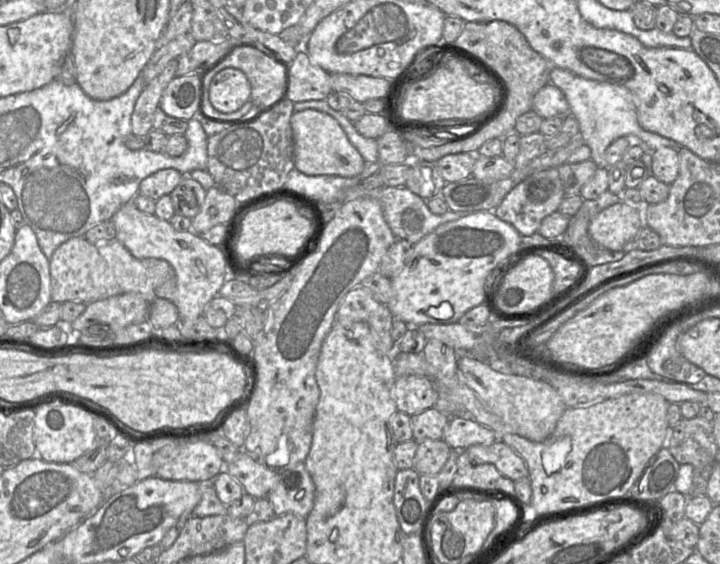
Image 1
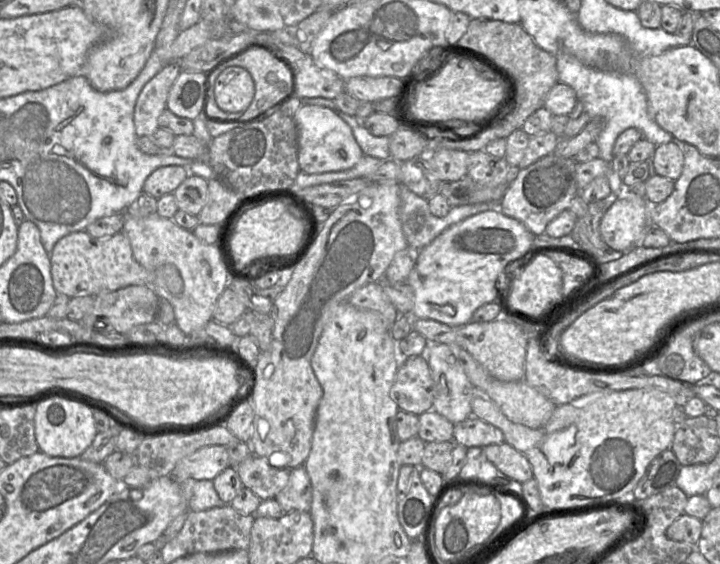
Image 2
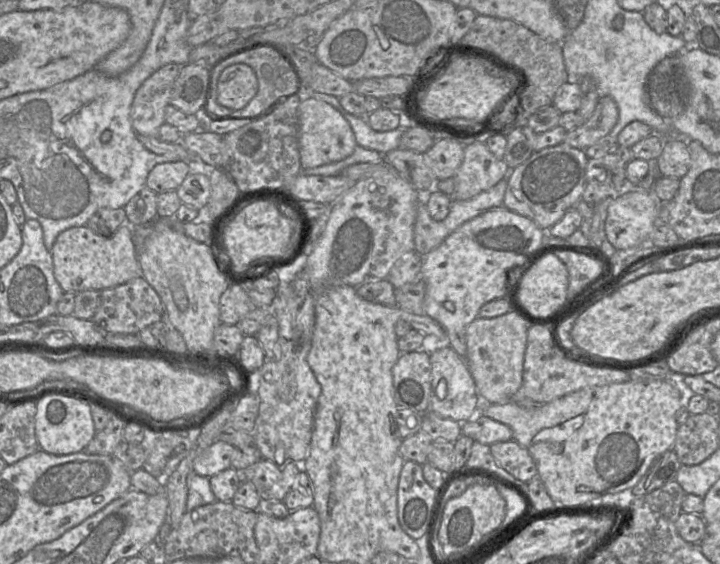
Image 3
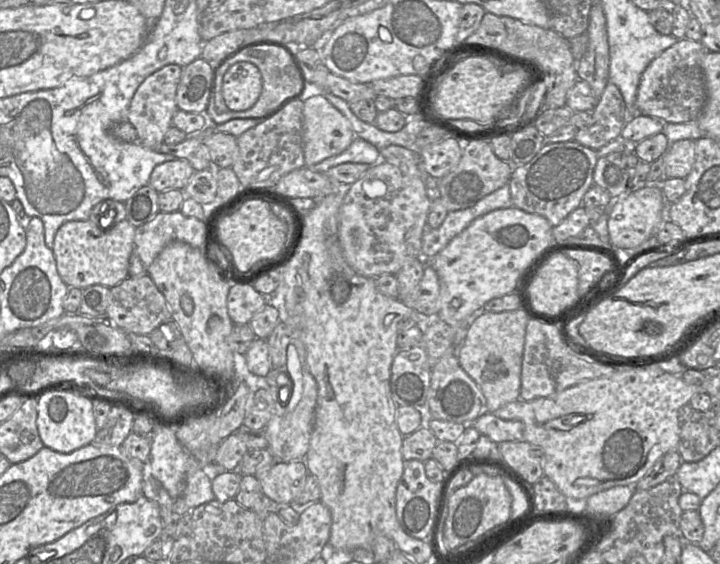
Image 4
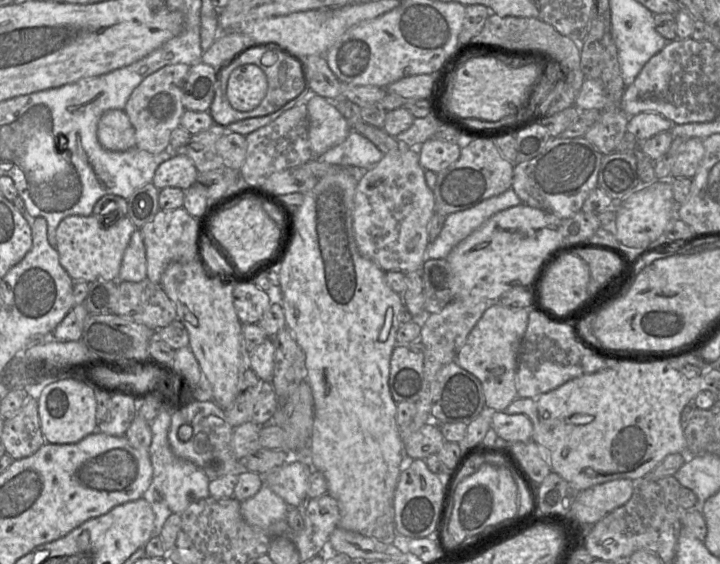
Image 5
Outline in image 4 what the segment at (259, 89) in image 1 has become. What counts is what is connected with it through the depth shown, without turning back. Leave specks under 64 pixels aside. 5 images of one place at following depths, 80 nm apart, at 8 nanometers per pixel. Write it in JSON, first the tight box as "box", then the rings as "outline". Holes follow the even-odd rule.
{"box":[204,46,302,125],"outline":[[[257,46],[247,48],[239,54],[226,60],[218,67],[213,87],[215,86],[215,84],[218,83],[219,78],[221,78],[222,86],[222,79],[226,71],[229,69],[229,67],[238,62],[251,62],[259,69],[262,76],[261,94],[257,102],[246,111],[231,111],[226,106],[226,112],[218,112],[215,101],[215,94],[212,88],[208,106],[206,108],[206,111],[204,112],[209,125],[220,125],[233,119],[265,118],[271,110],[279,106],[287,98],[298,94],[302,88],[301,76],[290,56],[283,49],[273,46]]]}

